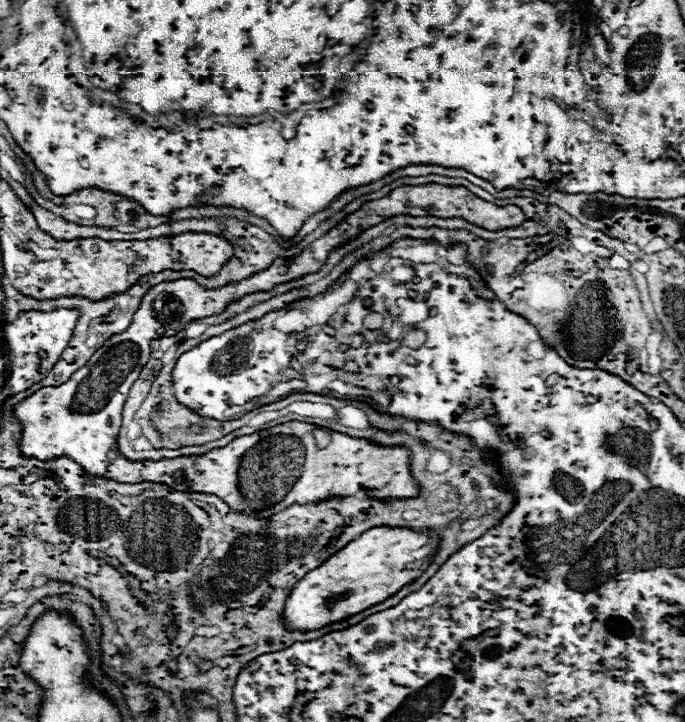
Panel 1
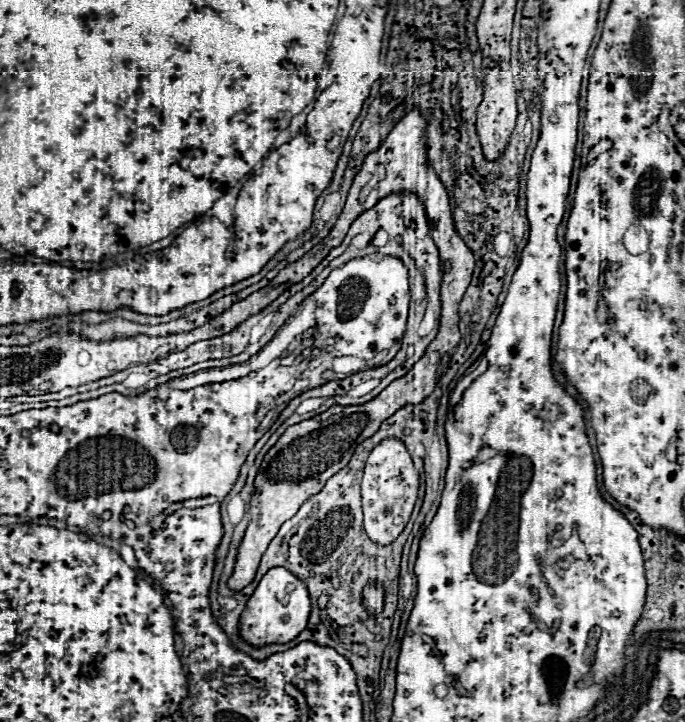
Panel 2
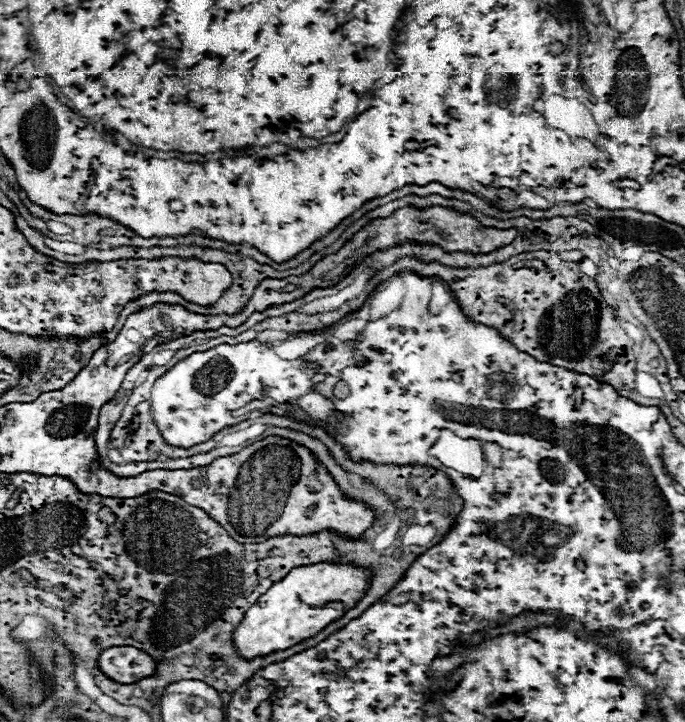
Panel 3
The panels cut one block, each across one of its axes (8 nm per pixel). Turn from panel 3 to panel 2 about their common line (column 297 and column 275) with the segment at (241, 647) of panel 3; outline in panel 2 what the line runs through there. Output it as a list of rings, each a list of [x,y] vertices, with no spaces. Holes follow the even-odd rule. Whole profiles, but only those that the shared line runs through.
[[[270,568],[260,584],[256,586],[254,594],[248,598],[246,608],[240,616],[240,636],[250,646],[266,646],[266,644],[282,644],[294,640],[302,630],[306,630],[308,616],[310,616],[310,598],[308,588],[300,582],[294,574],[286,568]]]

